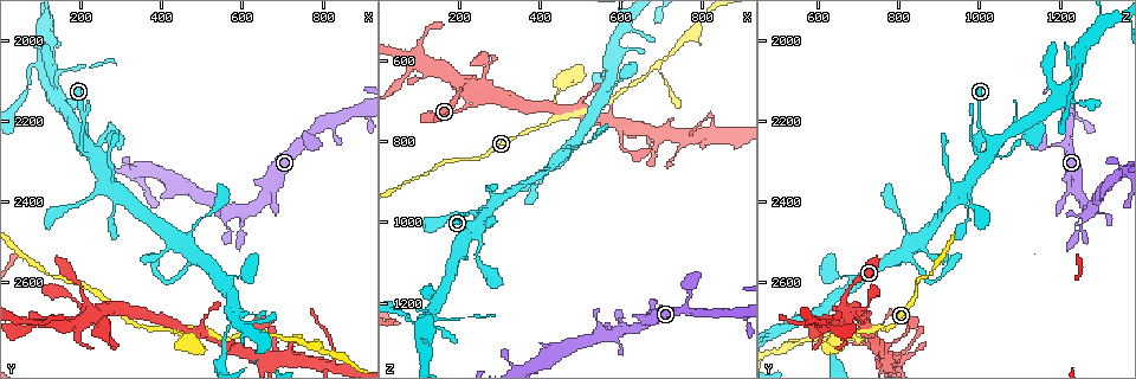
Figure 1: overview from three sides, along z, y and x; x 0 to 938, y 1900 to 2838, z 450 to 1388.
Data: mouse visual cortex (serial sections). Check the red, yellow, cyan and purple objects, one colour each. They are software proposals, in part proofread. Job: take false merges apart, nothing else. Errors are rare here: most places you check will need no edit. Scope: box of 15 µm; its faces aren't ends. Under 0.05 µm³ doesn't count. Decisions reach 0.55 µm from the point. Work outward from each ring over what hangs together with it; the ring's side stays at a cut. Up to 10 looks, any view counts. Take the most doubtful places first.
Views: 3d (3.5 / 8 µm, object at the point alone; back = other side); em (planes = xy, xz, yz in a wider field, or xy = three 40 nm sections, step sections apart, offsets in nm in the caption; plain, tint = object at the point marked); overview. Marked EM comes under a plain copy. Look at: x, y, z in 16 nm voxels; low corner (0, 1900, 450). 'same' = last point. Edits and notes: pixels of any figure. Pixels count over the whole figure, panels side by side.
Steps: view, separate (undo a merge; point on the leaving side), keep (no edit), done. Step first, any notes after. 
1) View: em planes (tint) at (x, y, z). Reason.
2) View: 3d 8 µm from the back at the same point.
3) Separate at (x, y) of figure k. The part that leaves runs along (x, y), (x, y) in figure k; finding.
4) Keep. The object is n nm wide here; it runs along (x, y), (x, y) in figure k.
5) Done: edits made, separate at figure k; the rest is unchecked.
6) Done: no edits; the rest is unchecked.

View: 3d 3.5 µm at (440, 2720, 740).

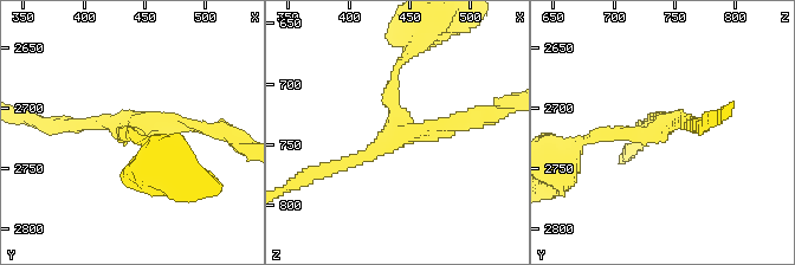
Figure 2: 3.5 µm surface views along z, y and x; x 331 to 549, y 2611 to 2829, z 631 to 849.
View: em planes (tint) at (440, 2712, 744). 3 arms meet here; the arms are 150, 150, 200 nm wide.

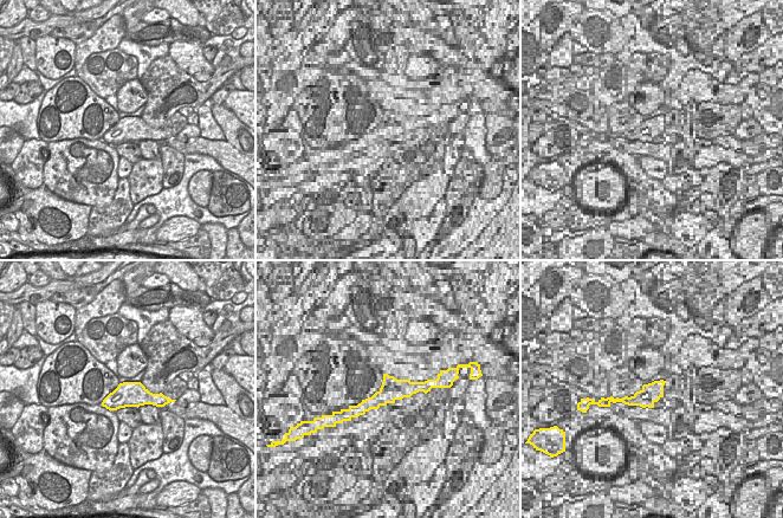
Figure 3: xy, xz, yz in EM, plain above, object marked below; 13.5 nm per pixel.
View: em xy step 1 (tint) at the same point. Another direction.

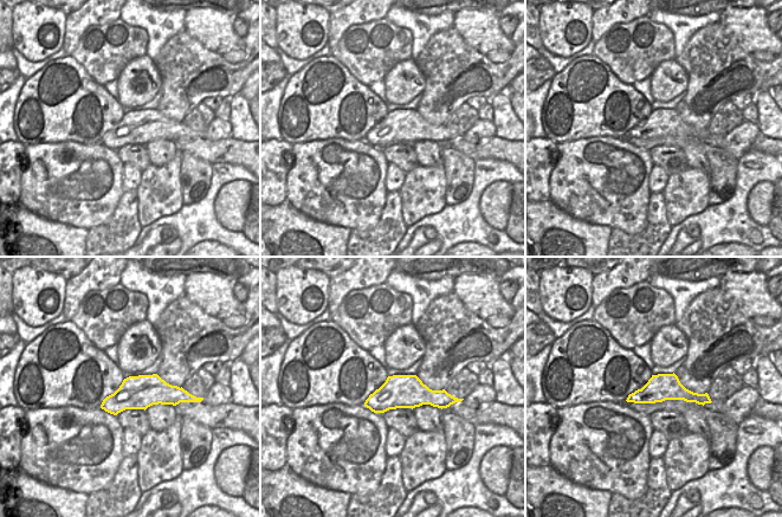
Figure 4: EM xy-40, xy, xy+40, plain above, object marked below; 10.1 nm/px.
Keep. It runs along (324, 170), (469, 118) in figure 2; continuous, no second cell.

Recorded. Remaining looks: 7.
View: 3d 3.5 µm at (685, 2735, 615). Two arms in line, one across.

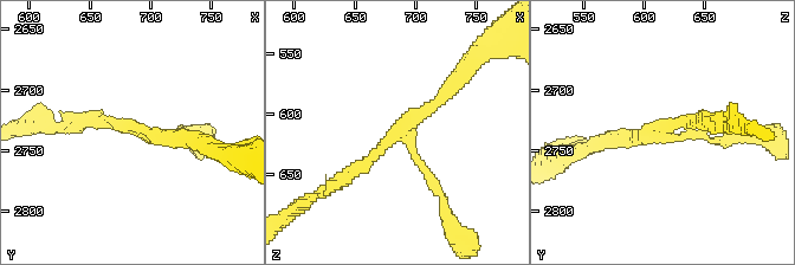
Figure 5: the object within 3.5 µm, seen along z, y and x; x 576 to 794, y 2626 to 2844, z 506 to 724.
View: em planes (tint) at (684, 2732, 618). 3 arms meet here; the arms are 100, 200, 200 nm wide; need the tissue.

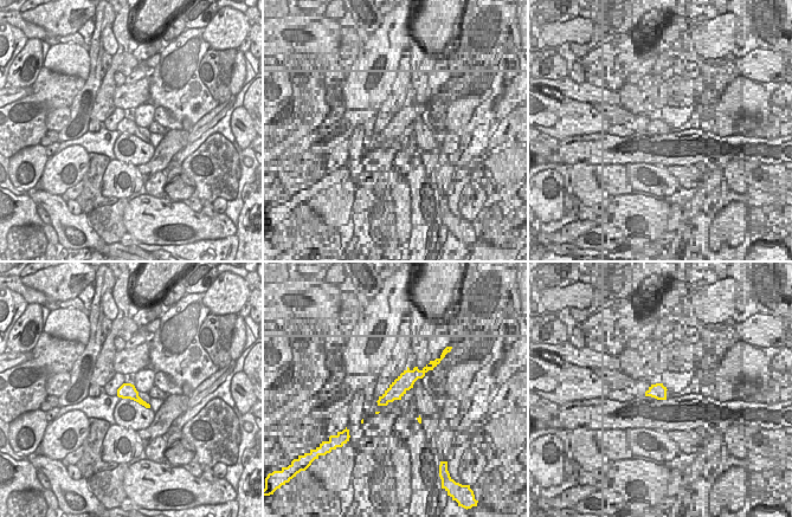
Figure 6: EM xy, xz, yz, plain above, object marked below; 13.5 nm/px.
View: em xy step 5 (tint) at the same point. Another direction.

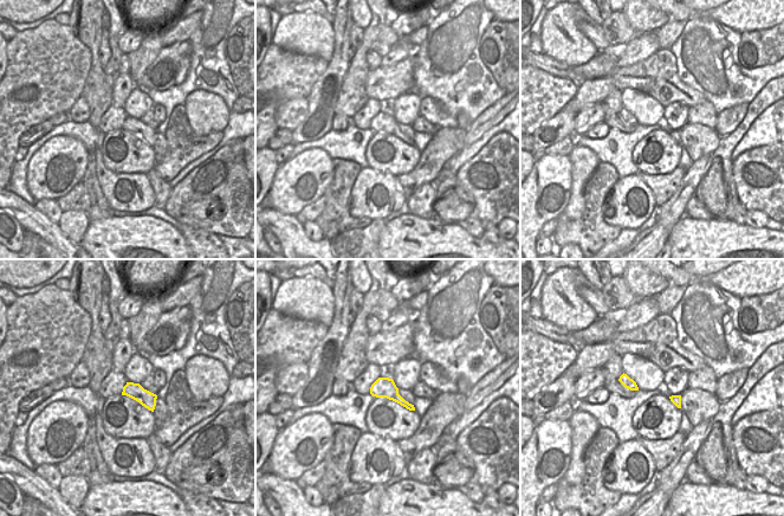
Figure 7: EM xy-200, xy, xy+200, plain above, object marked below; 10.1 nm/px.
Keep. It runs along (333, 185), (357, 170), (452, 85) in figure 5; all the same cell.

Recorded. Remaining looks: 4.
View: em xy step 3 (tint) at (595, 2470, 1240).

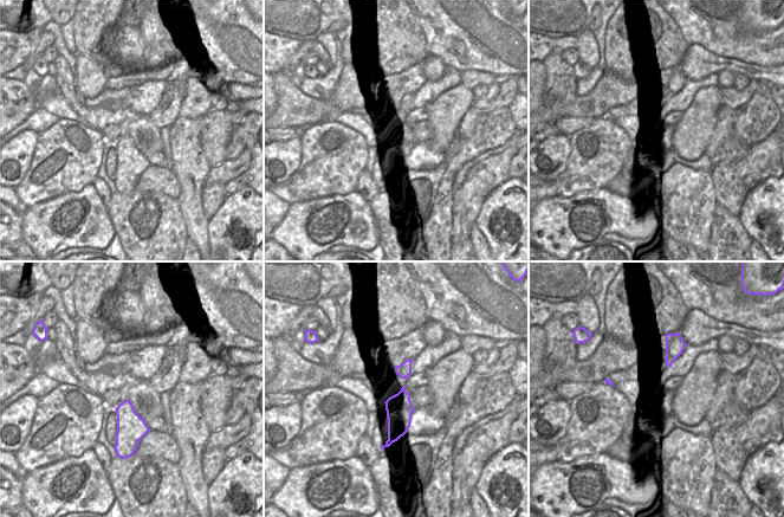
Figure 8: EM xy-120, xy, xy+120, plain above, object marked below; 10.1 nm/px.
View: 3d 3.5 µm at the same point. Wider look.

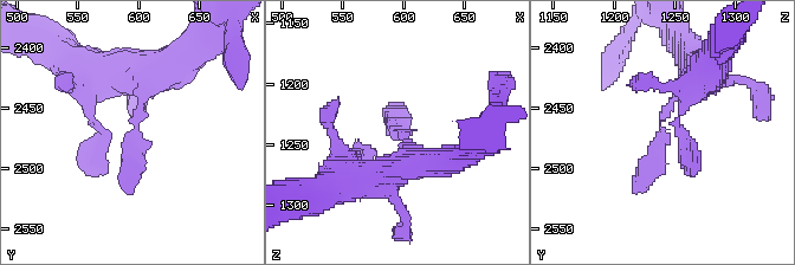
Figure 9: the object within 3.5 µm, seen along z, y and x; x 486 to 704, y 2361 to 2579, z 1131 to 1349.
Keep. All the same cell.

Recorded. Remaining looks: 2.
Done: no edits; the rest is unchecked.

